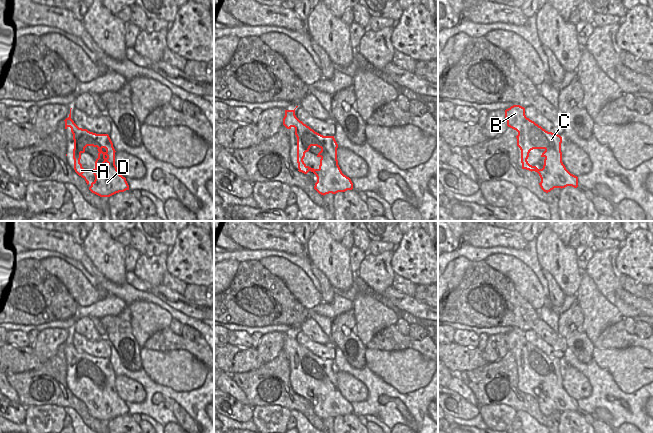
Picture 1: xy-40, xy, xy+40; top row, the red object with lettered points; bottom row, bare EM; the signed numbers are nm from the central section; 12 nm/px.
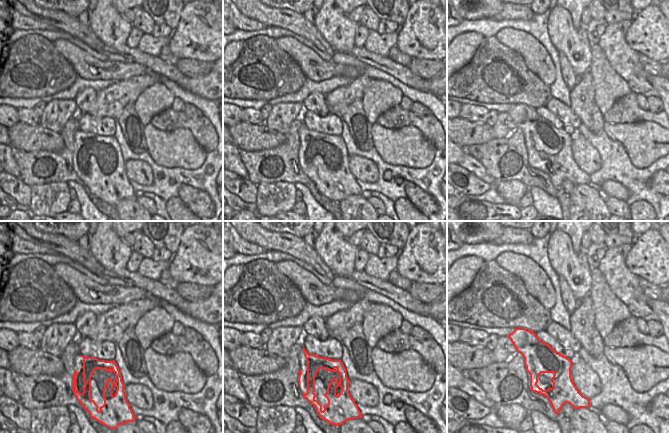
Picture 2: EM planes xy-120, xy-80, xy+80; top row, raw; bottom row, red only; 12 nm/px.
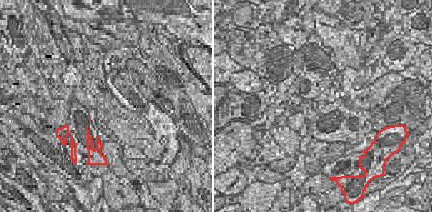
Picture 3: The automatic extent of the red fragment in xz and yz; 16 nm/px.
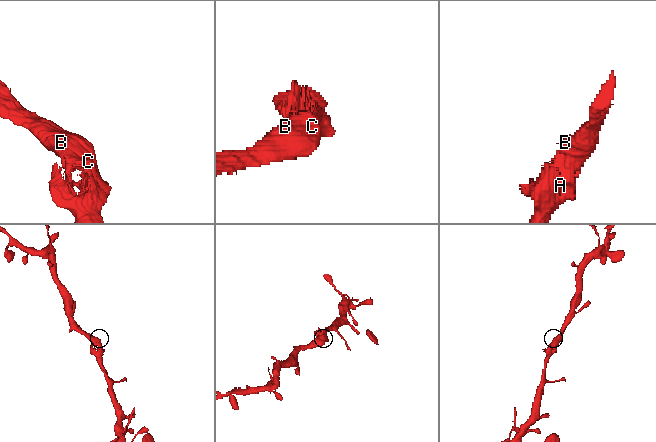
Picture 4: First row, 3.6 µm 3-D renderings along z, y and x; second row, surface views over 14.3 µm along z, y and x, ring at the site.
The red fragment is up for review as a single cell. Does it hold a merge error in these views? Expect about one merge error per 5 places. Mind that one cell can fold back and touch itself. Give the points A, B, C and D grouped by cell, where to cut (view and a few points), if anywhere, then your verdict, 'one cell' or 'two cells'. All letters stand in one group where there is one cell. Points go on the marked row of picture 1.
A B C D; no cut; one cell

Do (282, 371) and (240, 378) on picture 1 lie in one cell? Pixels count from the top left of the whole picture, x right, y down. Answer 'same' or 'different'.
same

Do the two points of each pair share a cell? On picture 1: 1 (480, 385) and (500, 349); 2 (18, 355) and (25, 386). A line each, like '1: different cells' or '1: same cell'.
1: different cells
2: different cells

